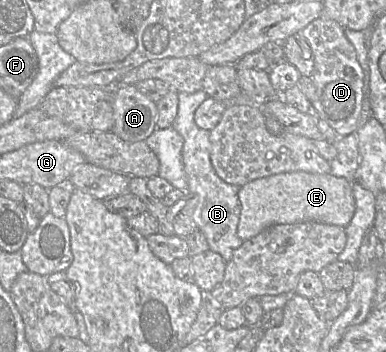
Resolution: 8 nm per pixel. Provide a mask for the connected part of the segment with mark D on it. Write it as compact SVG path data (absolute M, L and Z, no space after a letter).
M319 17L300 33L309 43L314 58L311 79L316 87L316 96L311 102L313 107L339 137L356 133L363 104L364 72L345 29L334 20Z

